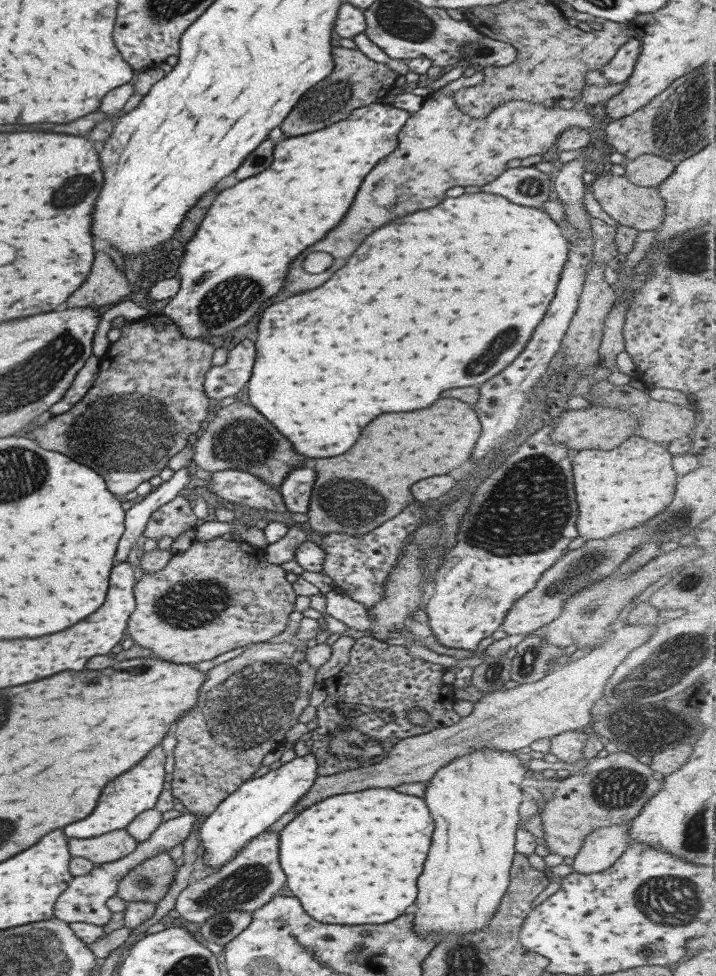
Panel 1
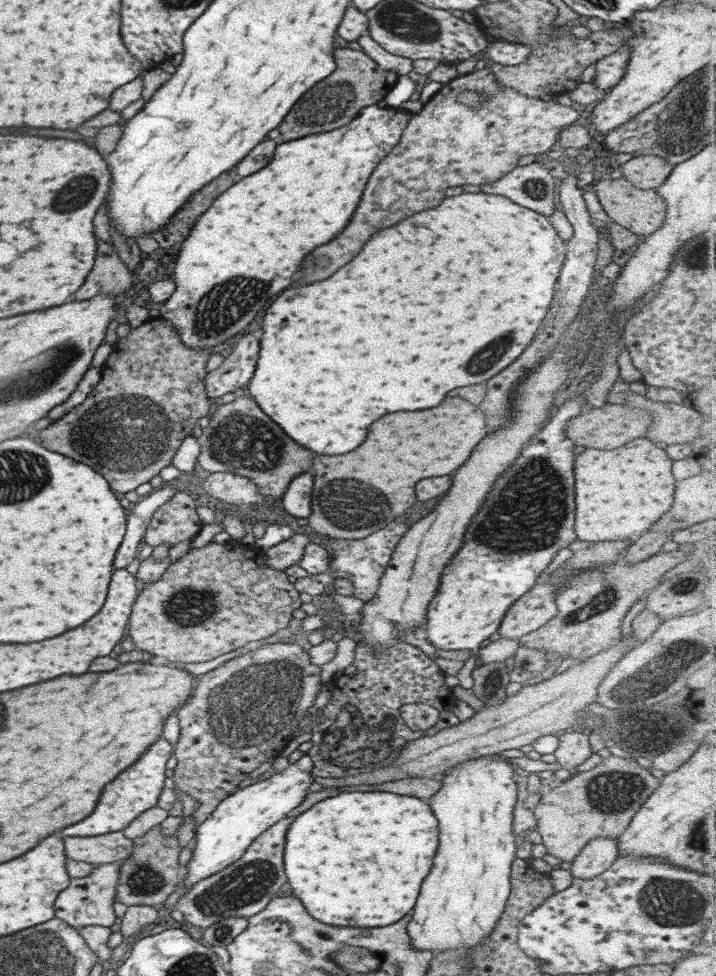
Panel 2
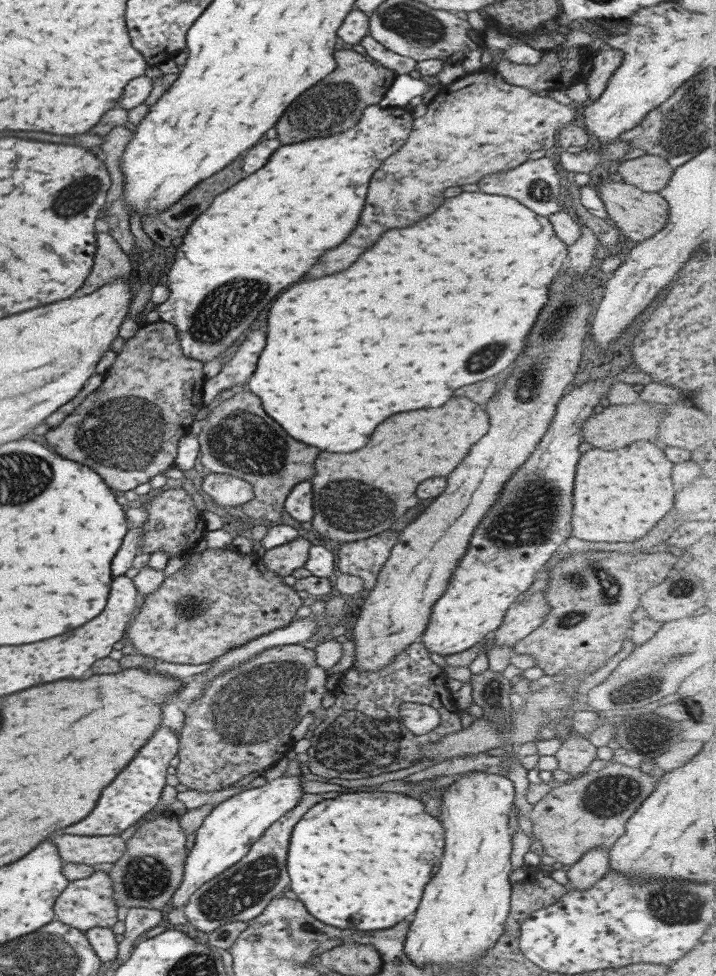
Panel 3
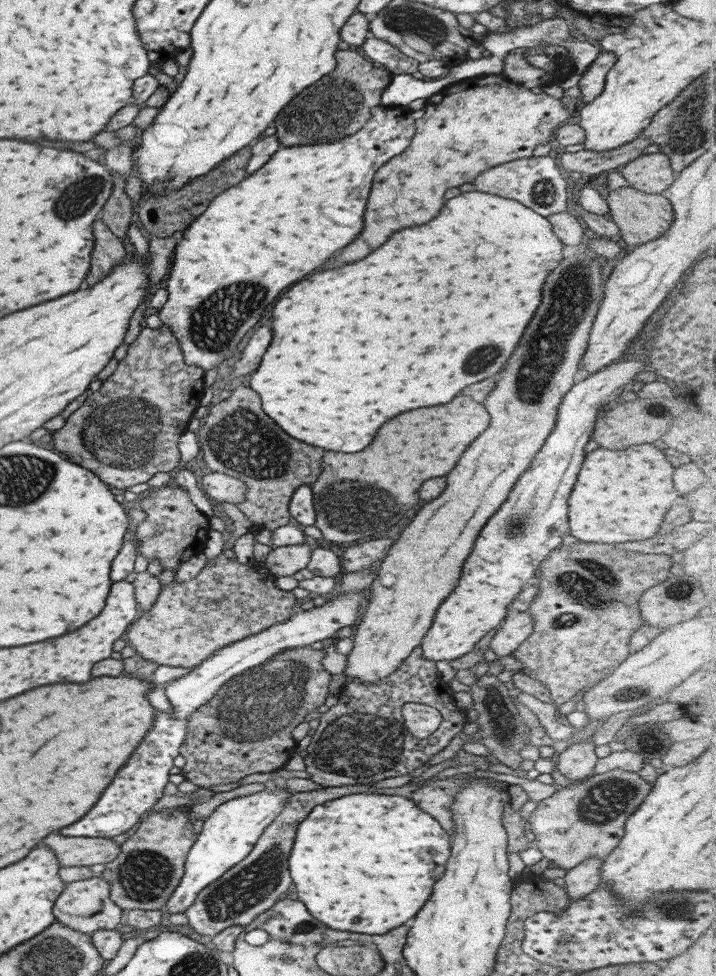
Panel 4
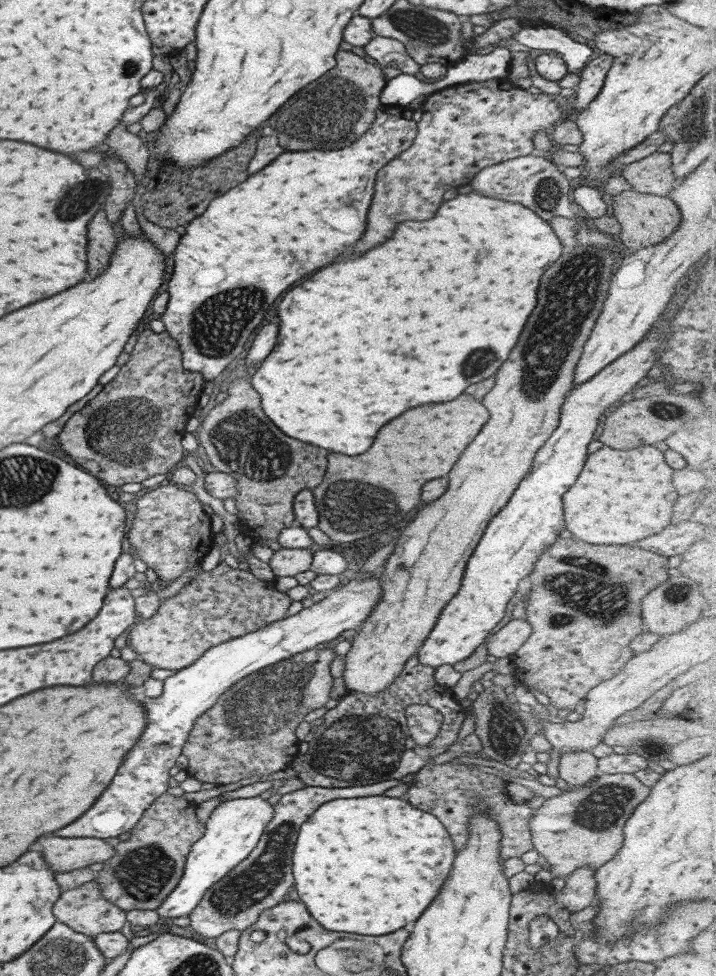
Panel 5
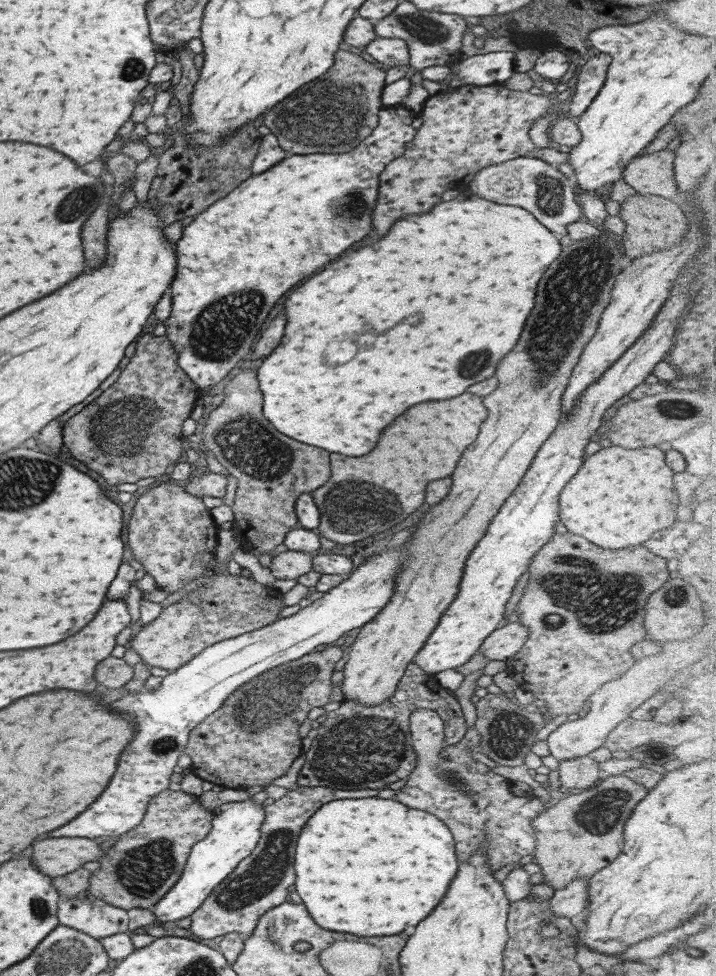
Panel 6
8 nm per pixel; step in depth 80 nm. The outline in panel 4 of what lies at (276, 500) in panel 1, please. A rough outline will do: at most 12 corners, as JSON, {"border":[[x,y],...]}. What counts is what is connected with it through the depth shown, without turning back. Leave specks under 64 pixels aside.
{"border":[[210,472],[198,480],[212,501],[237,504],[247,492],[244,482]]}

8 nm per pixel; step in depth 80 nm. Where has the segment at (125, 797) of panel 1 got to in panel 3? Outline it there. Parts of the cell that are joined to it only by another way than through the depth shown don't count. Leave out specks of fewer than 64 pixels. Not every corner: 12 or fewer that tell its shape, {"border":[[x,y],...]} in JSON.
{"border":[[160,726],[61,834],[118,835],[159,802],[178,737]]}

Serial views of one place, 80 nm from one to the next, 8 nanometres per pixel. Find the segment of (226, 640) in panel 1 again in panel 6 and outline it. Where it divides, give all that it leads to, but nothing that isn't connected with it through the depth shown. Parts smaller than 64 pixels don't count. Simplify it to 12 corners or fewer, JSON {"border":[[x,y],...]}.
{"border":[[226,570],[136,625],[126,646],[177,670],[277,620],[275,588]]}

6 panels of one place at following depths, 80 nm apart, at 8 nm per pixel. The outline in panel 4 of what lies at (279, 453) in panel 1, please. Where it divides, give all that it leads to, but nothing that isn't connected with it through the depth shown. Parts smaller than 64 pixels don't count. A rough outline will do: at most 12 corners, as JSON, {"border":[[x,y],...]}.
{"border":[[245,388],[197,430],[215,473],[247,486],[254,528],[289,520],[295,488],[319,476],[321,448],[281,432]]}

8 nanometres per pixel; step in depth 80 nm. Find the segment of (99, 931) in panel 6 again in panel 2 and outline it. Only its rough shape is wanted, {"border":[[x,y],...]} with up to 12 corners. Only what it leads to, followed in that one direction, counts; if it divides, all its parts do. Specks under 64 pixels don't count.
{"border":[[98,865],[55,898],[54,918],[76,930],[110,927],[120,866]]}

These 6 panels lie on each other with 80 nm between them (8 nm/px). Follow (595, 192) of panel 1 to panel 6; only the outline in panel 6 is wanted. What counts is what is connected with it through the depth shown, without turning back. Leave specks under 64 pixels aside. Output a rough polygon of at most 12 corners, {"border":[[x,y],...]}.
{"border":[[674,199],[619,205],[625,257],[672,247],[688,220]]}

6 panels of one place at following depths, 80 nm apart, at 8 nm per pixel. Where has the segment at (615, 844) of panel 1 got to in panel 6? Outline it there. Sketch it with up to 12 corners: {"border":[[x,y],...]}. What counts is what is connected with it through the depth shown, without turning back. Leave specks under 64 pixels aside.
{"border":[[588,882],[553,892],[549,912],[570,919],[587,907]]}

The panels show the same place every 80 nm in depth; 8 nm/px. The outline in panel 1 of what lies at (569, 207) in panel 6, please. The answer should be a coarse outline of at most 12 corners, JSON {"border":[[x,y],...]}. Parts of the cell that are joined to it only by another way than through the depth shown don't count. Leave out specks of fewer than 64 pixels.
{"border":[[529,165],[505,169],[480,190],[542,209],[551,177]]}

